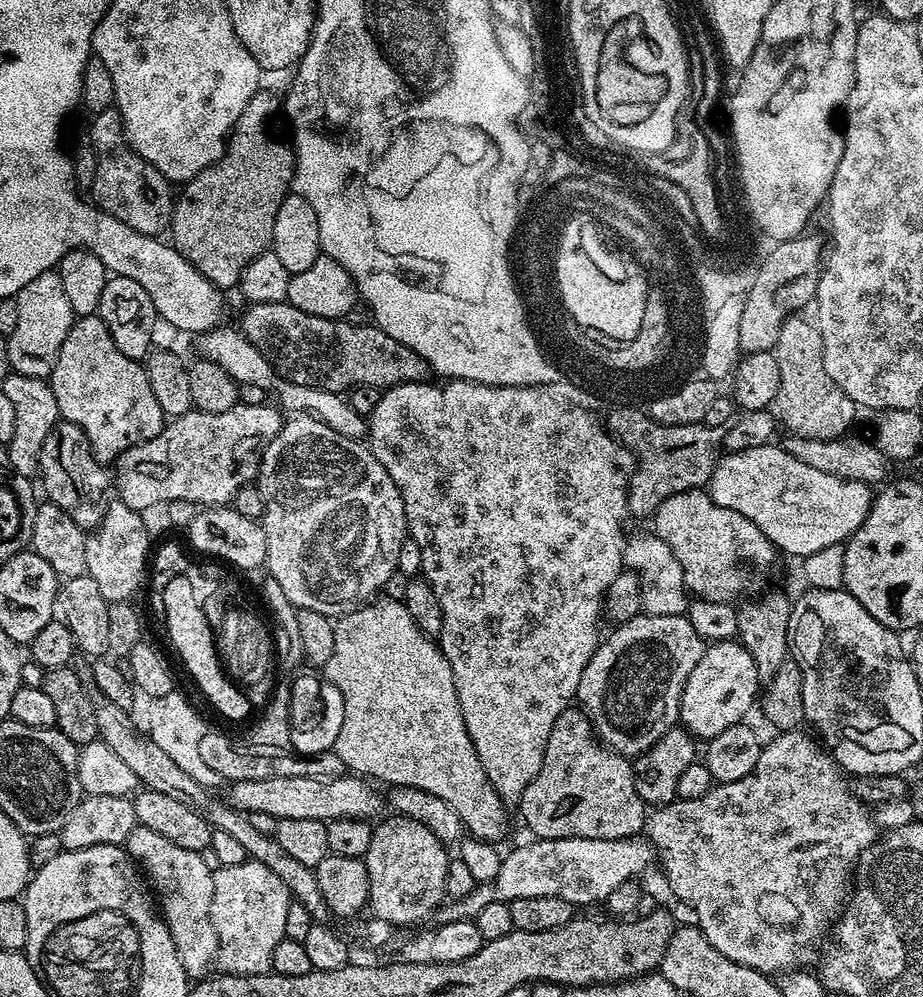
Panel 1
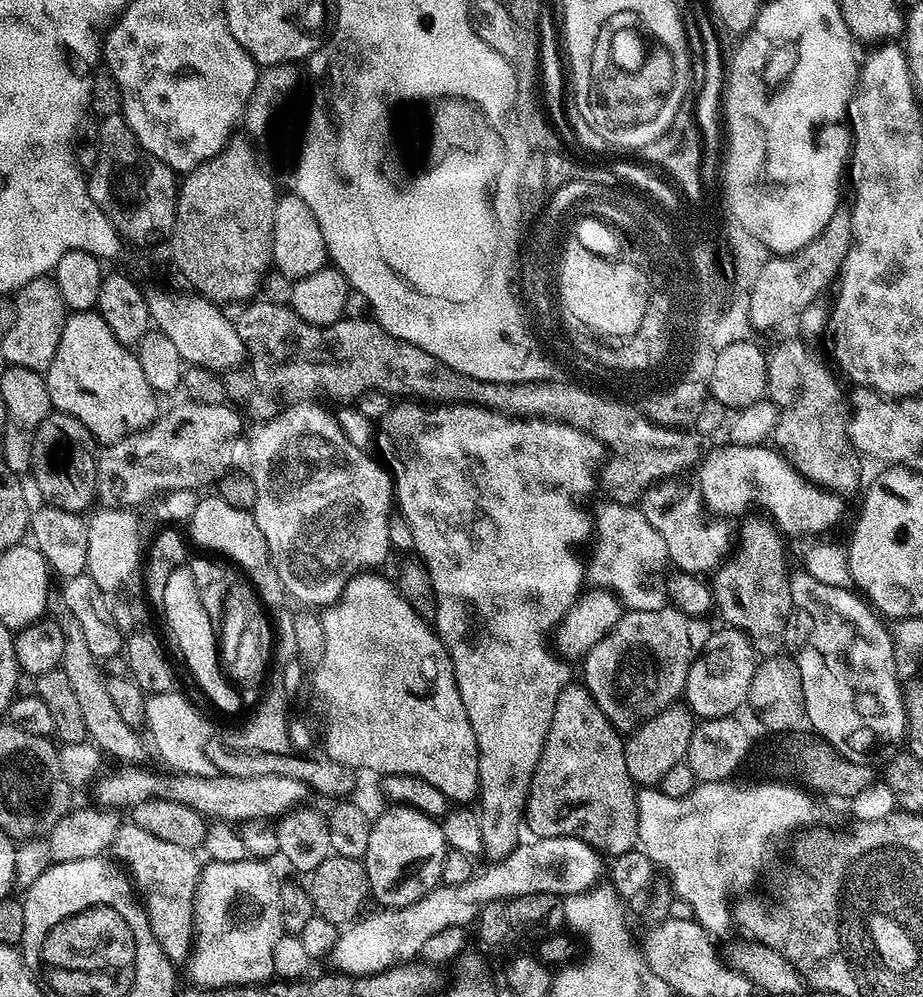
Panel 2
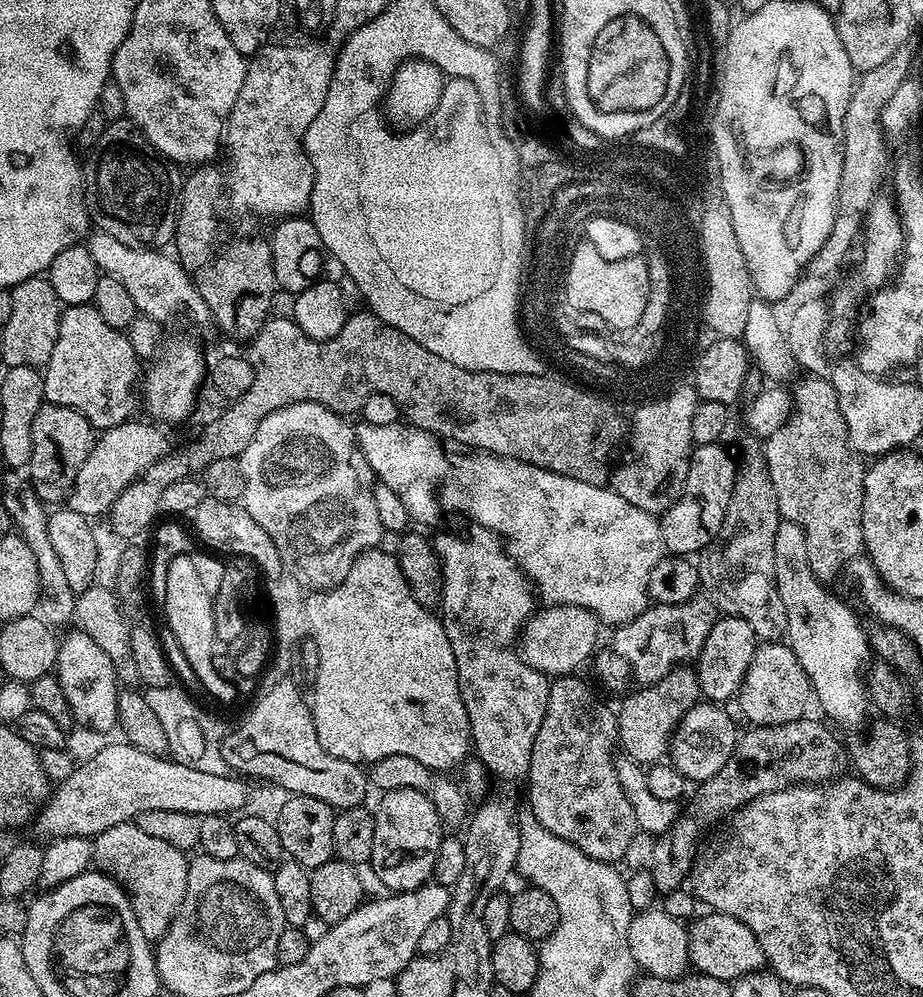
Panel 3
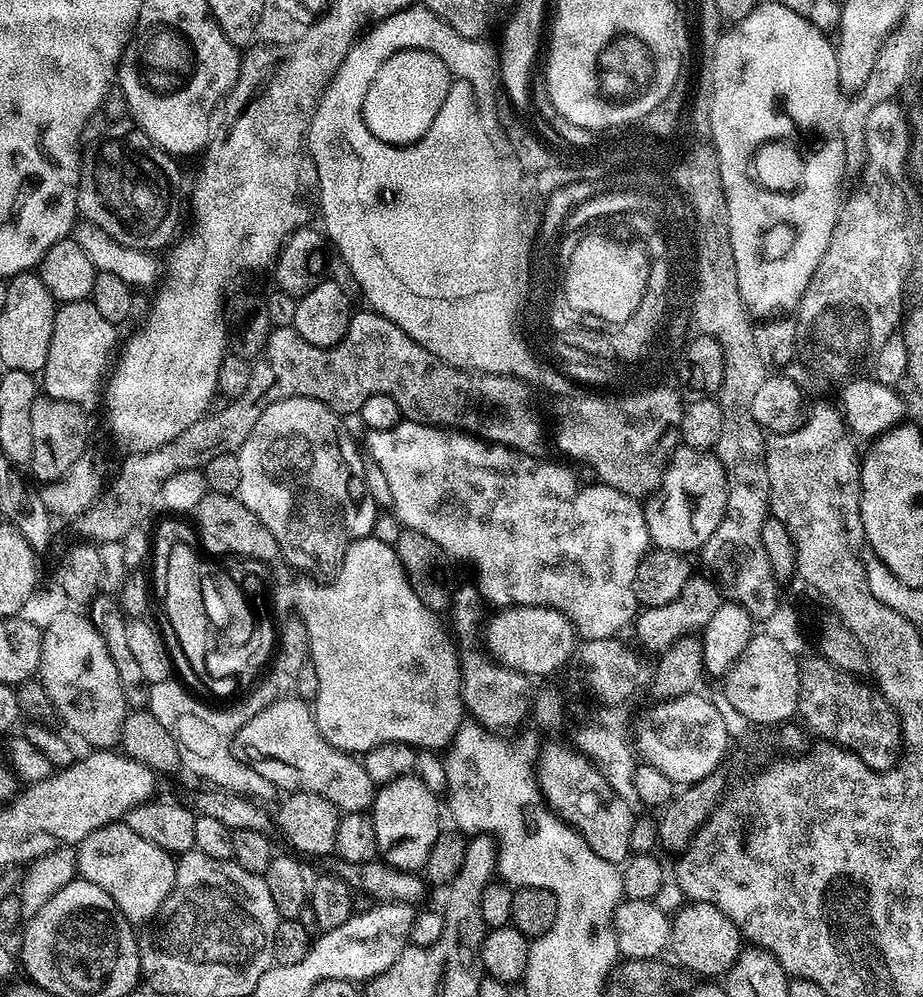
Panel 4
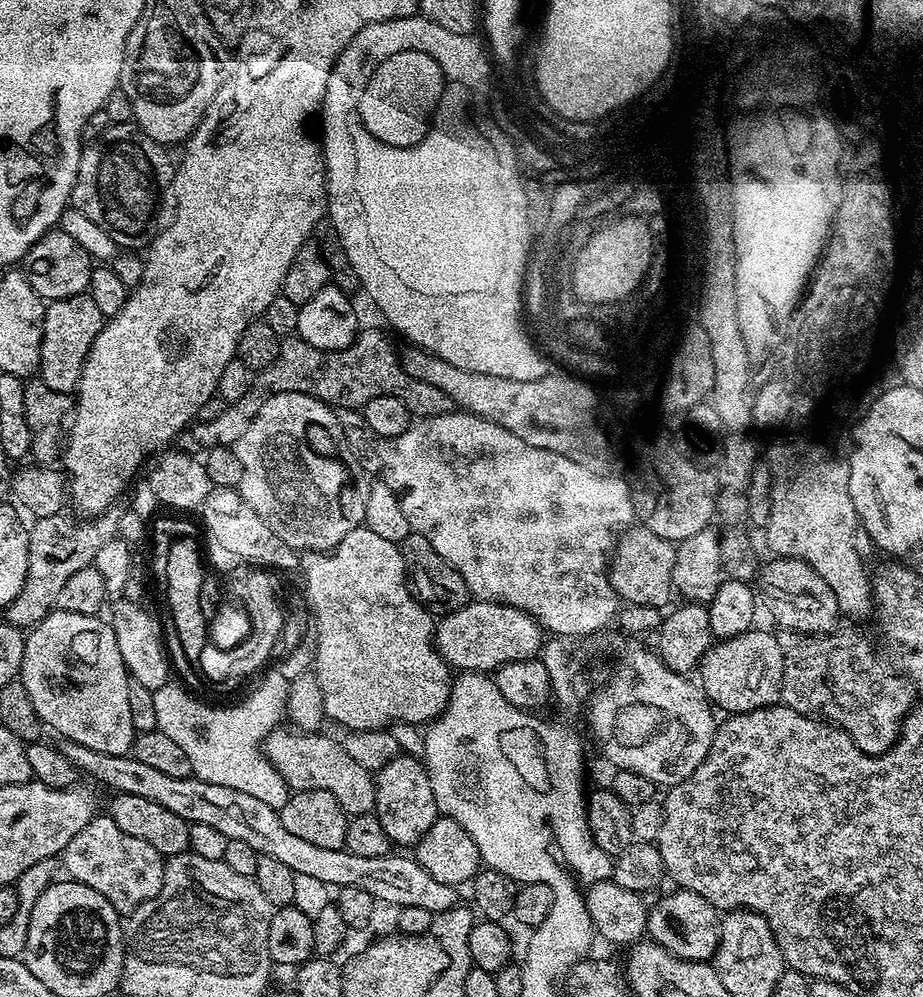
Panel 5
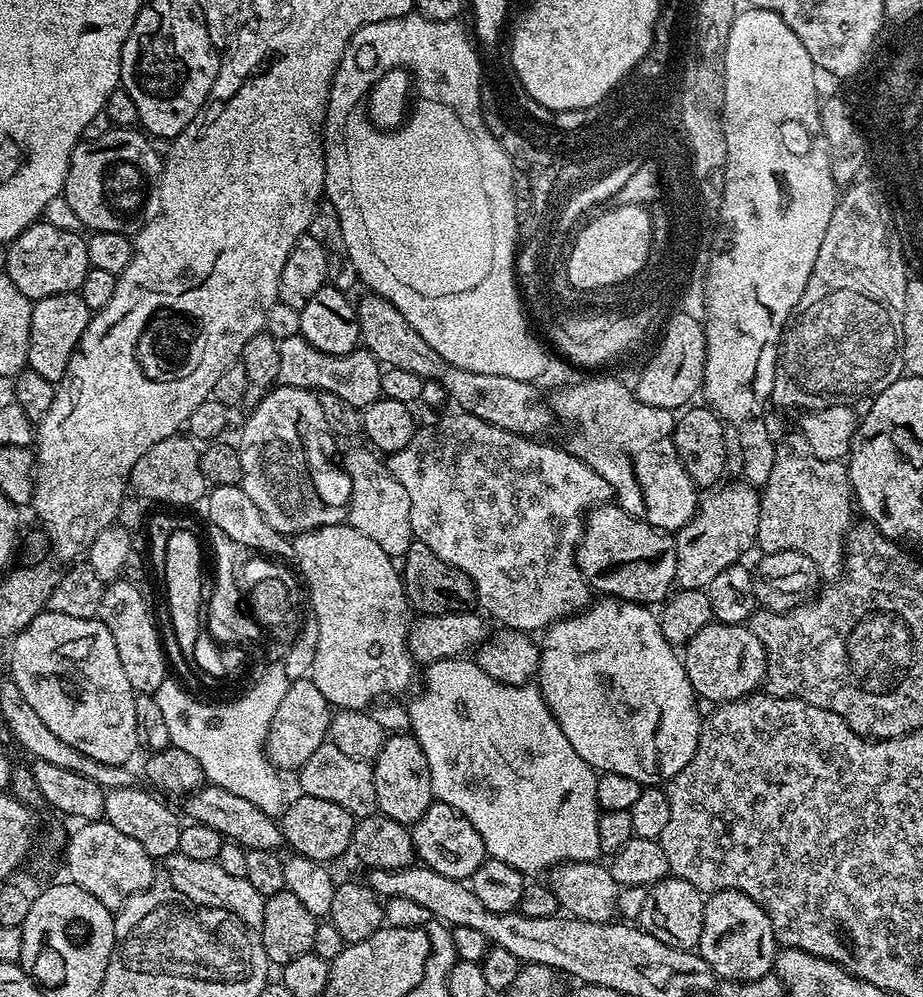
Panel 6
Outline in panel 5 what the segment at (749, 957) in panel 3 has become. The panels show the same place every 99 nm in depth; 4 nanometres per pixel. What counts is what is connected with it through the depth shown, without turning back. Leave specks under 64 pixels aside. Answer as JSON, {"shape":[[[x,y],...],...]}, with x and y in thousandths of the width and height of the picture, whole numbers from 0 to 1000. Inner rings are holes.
{"shape":[[[732,891],[728,895],[720,894],[716,903],[711,909],[702,913],[702,934],[707,947],[716,947],[726,957],[730,957],[740,963],[762,963],[770,964],[776,957],[778,941],[780,940],[781,916],[761,897],[752,897],[742,891]]]}

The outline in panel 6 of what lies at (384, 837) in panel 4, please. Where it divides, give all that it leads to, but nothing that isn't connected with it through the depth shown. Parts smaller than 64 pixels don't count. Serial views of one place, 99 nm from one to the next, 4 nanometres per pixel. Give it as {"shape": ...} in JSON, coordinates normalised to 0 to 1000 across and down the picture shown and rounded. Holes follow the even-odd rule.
{"shape":[[[445,736],[421,737],[403,766],[403,775],[405,796],[410,796],[410,814],[413,818],[421,818],[427,820],[427,824],[445,828],[470,805],[466,768],[462,764],[462,756],[457,756],[457,748]]]}

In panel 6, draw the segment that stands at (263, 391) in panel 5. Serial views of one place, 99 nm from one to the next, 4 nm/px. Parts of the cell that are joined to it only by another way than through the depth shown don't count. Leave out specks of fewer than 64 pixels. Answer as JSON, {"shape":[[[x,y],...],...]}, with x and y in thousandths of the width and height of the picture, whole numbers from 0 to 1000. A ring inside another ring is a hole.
{"shape":[[[327,336],[304,341],[301,347],[301,382],[307,388],[333,389],[343,395],[366,395],[366,399],[379,403],[379,407],[387,411],[399,409],[405,402],[413,400],[412,372],[412,362],[393,347],[375,355],[353,355],[336,347],[336,343],[332,343]]]}

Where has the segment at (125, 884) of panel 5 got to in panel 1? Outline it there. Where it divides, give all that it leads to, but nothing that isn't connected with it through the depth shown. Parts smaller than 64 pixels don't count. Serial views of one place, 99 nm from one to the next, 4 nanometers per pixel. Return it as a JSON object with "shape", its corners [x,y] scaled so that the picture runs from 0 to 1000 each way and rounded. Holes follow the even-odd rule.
{"shape":[[[151,828],[141,832],[137,854],[158,880],[171,904],[171,914],[184,933],[184,941],[189,941],[193,961],[205,984],[222,982],[231,974],[234,961],[234,938],[228,925],[228,905],[232,897],[231,874],[223,871],[217,856],[202,853],[176,841],[176,837],[167,837],[167,832]]]}

